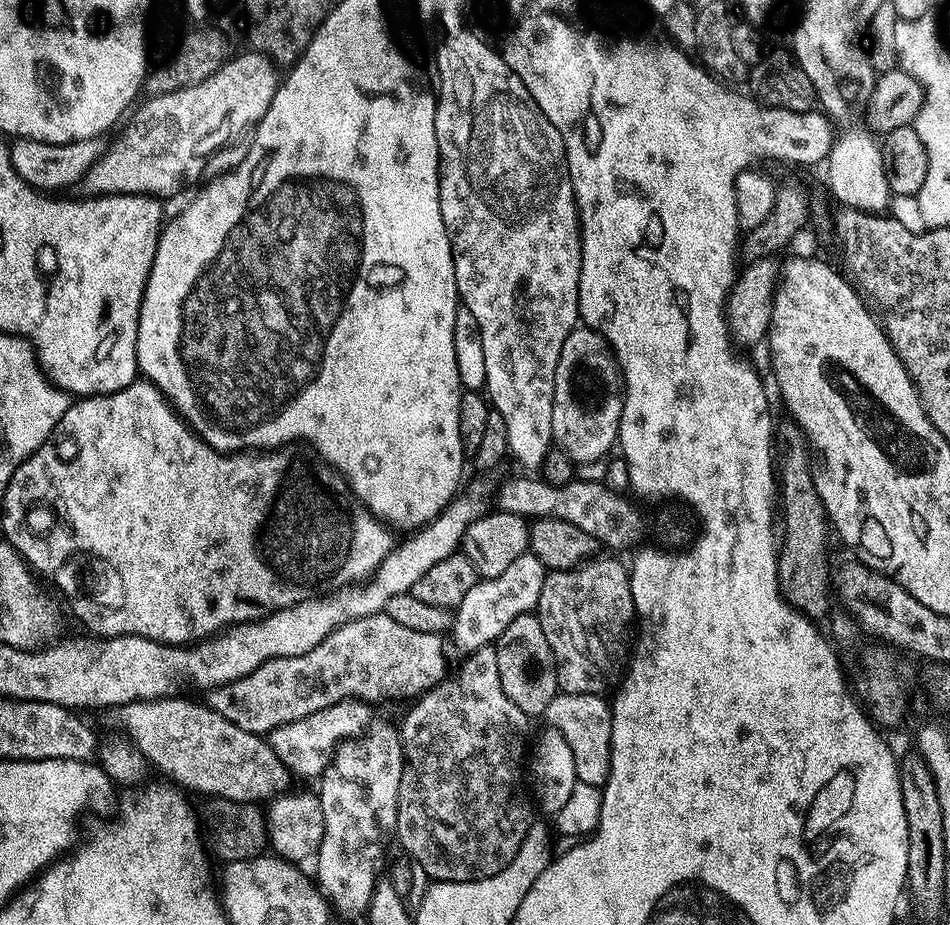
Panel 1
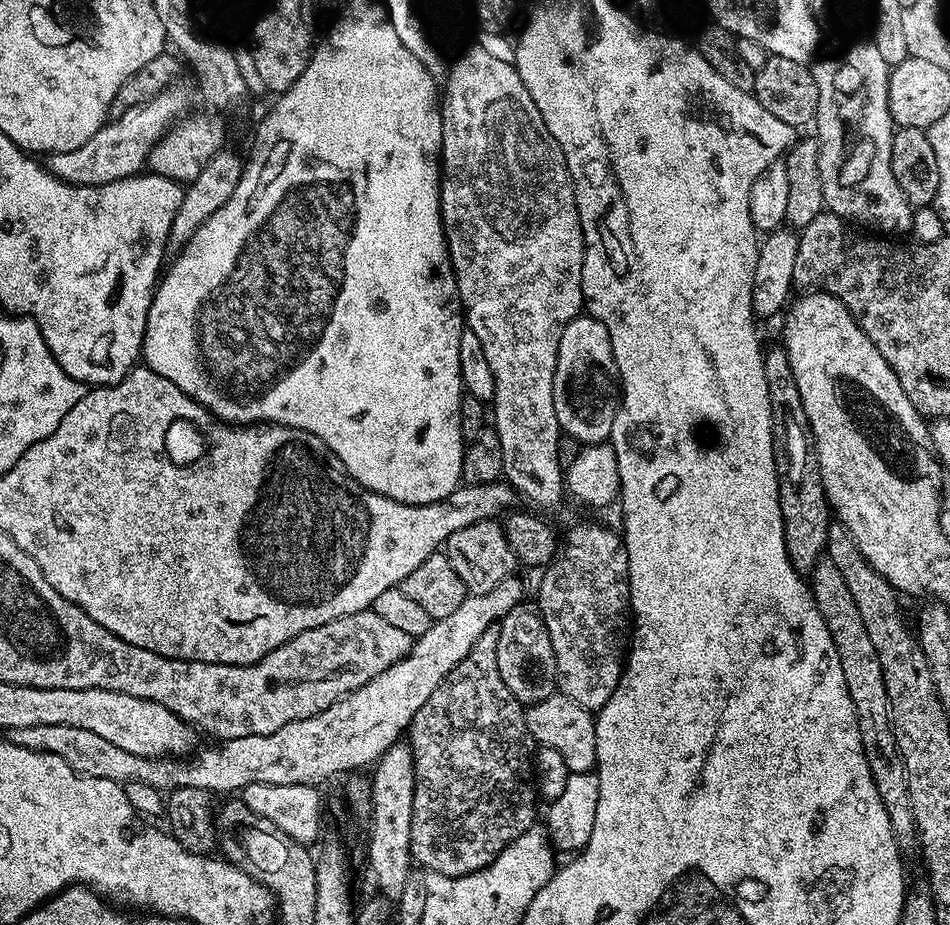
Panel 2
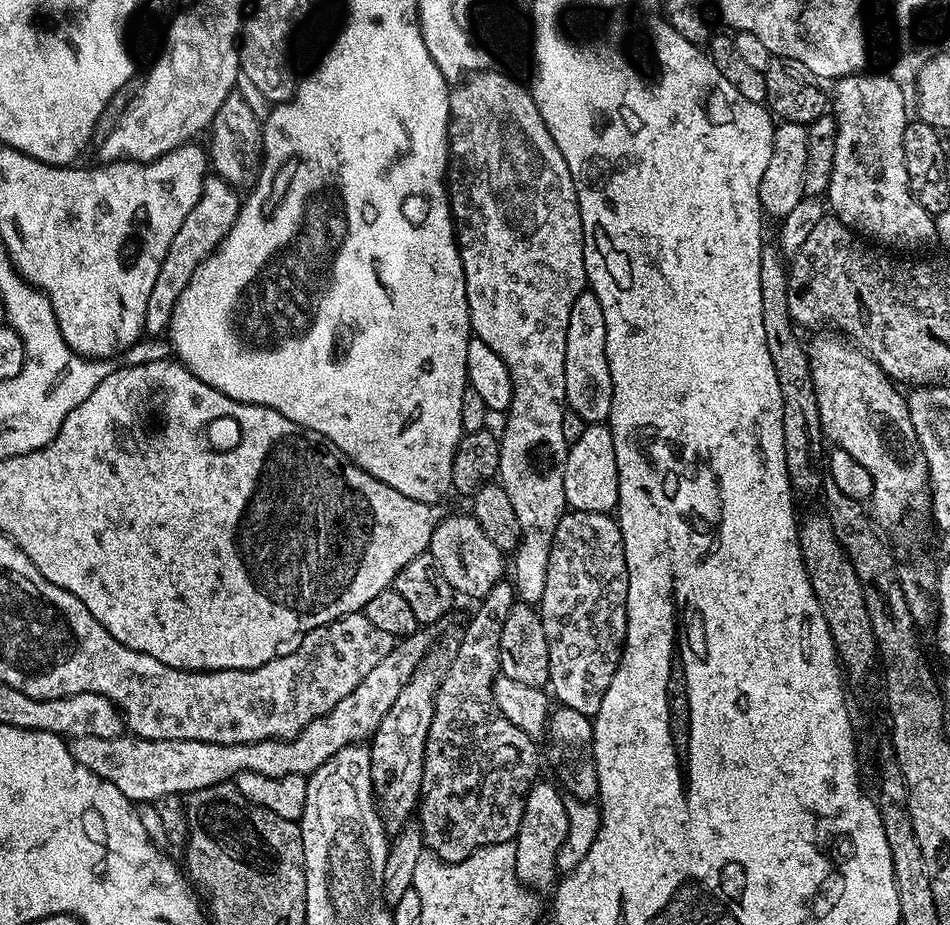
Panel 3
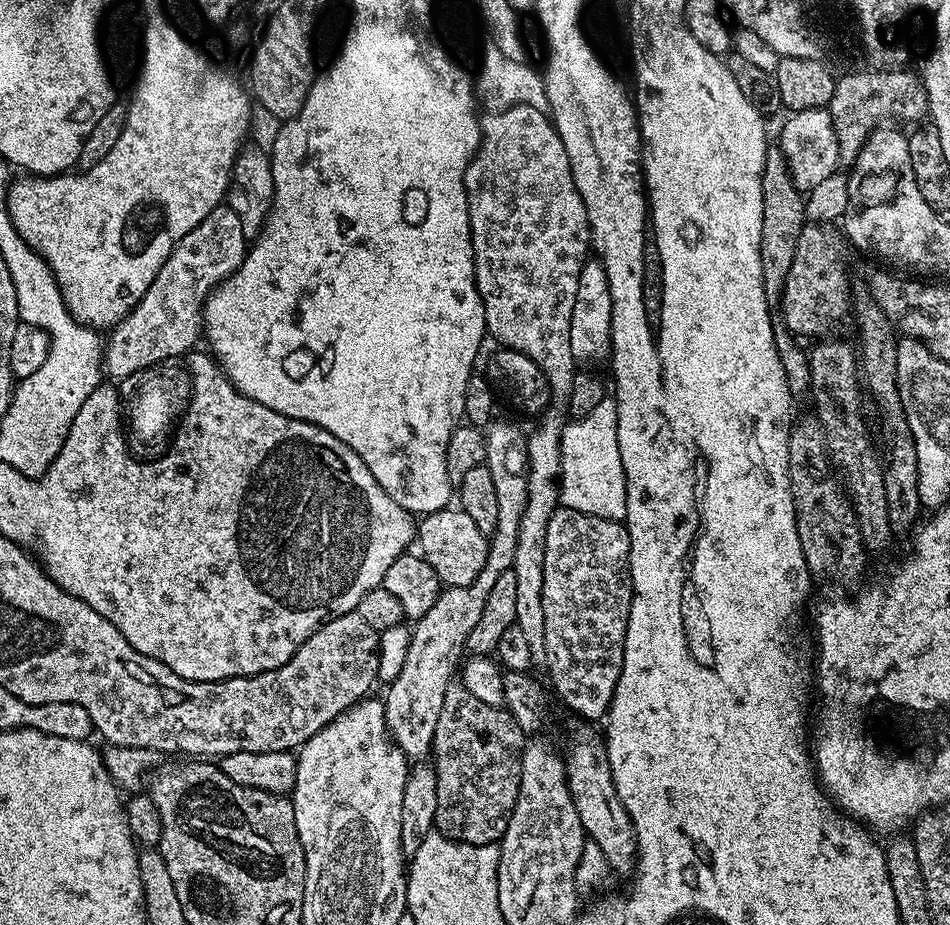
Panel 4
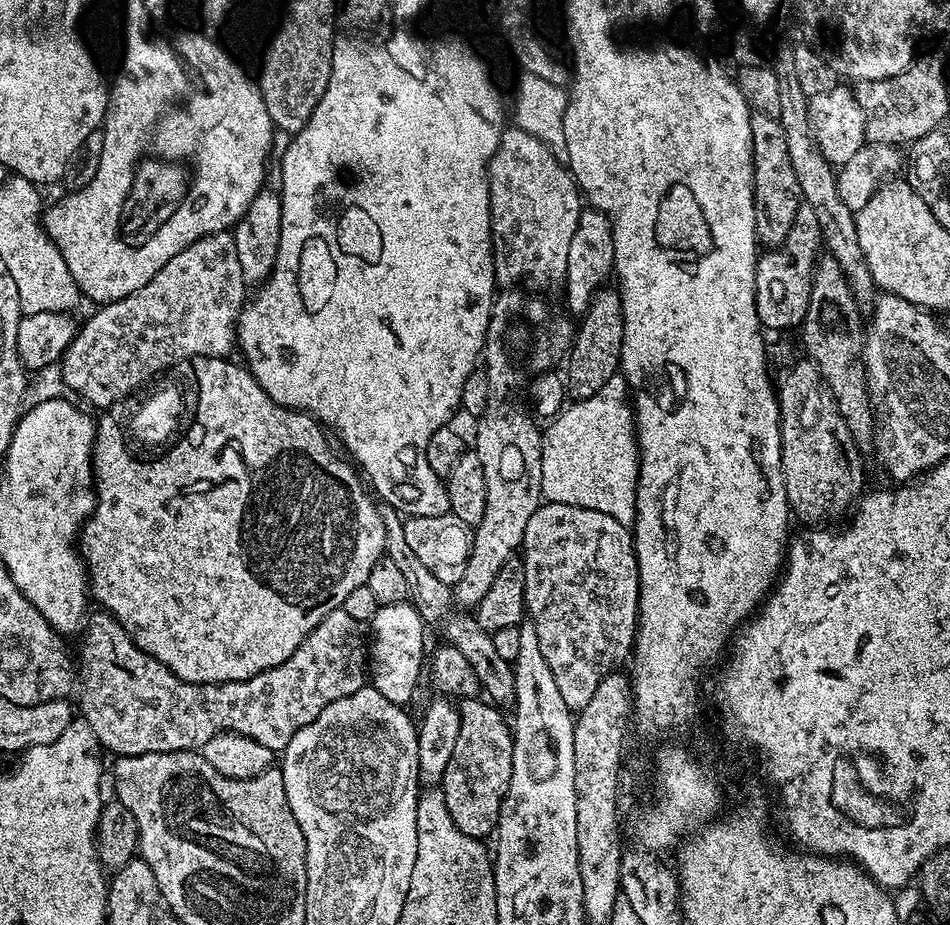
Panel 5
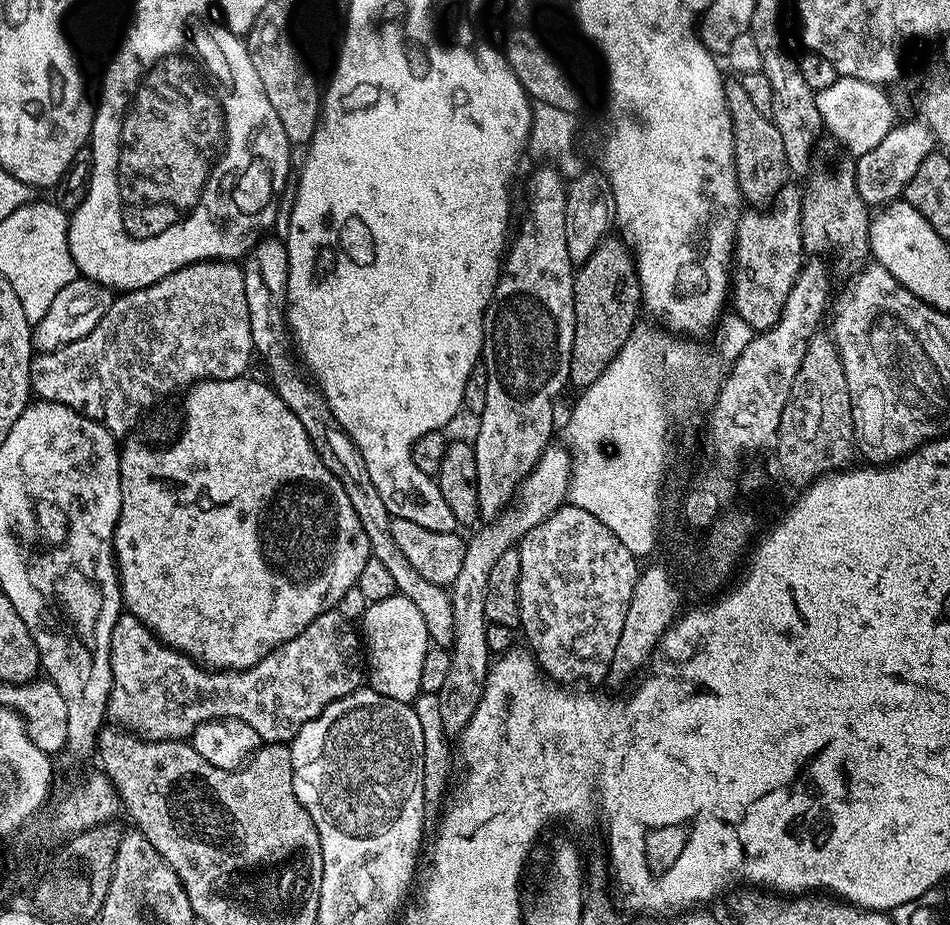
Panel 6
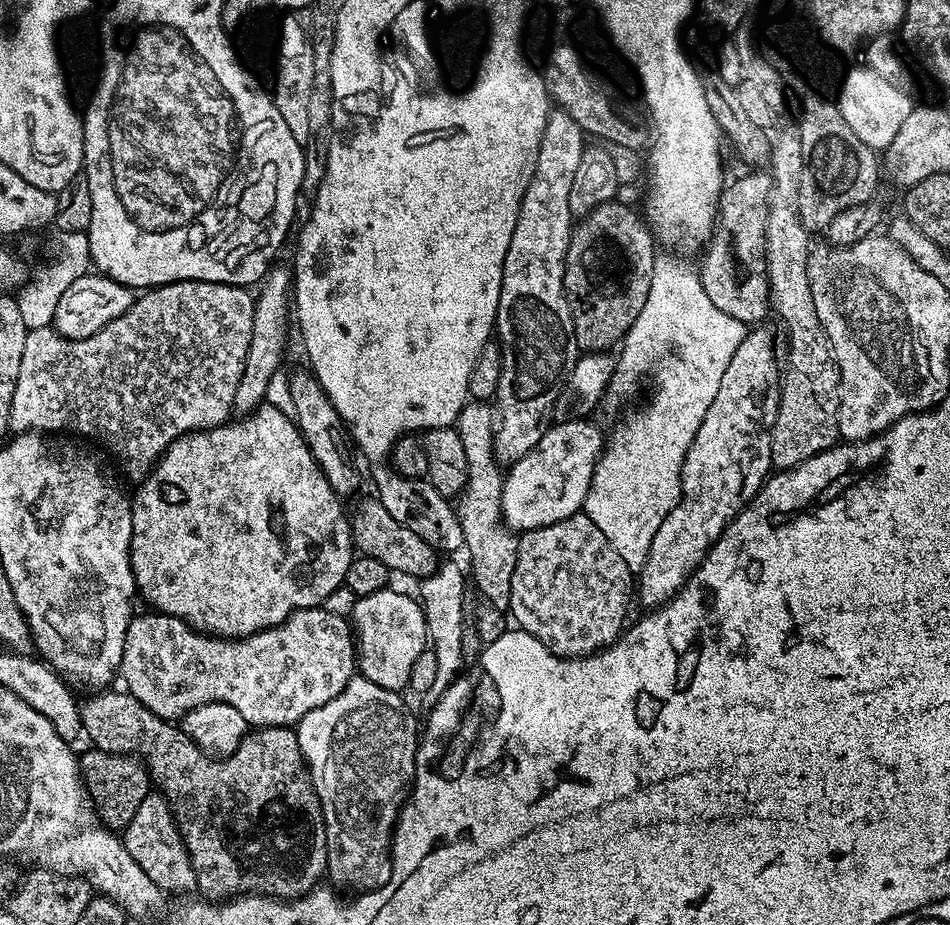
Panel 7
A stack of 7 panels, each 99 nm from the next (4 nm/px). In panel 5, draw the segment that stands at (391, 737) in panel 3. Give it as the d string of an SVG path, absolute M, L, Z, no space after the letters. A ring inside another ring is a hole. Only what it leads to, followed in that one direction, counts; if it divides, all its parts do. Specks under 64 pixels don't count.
M504 290L492 301L492 313L488 323L488 333L484 336L482 364L489 378L489 400L486 410L475 421L476 444L474 450L482 458L482 470L486 474L486 514L472 534L472 549L466 562L466 570L459 582L452 585L452 599L461 609L472 610L482 602L486 590L494 583L498 570L506 566L521 551L526 525L542 503L540 487L542 486L542 450L540 449L541 429L536 429L537 421L516 401L516 395L529 387L530 378L537 374L551 373L555 364L567 357L574 335L574 324L567 315L559 316L548 309L544 300L536 296L527 296L524 290Z

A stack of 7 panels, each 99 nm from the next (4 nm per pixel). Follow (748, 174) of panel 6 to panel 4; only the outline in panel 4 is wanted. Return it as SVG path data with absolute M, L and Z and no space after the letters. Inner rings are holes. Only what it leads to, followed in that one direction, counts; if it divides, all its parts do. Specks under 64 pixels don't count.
M769 145L763 164L762 178L762 238L759 239L759 257L762 261L763 293L770 306L779 305L784 292L786 276L794 258L798 234L804 228L804 201L792 180L787 162L779 145Z

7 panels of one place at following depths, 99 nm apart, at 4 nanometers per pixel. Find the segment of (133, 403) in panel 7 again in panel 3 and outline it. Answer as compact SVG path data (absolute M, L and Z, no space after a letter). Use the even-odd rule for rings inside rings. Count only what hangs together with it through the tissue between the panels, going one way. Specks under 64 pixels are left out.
M215 174L205 176L202 194L198 202L194 202L190 214L186 214L182 226L178 226L178 234L174 234L174 242L170 242L170 250L166 250L162 270L158 270L158 282L154 282L154 290L150 290L150 302L144 319L145 333L167 333L172 311L182 290L186 290L194 270L198 270L202 261L226 238L230 226L234 226L240 213L241 203L241 193L227 184L222 177Z

